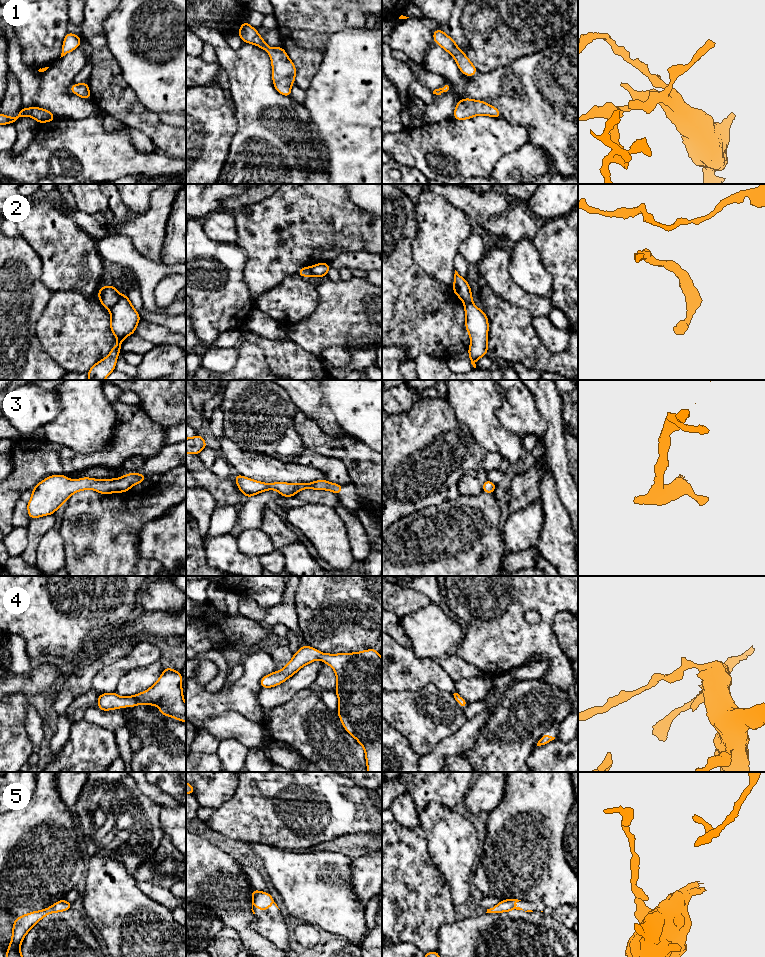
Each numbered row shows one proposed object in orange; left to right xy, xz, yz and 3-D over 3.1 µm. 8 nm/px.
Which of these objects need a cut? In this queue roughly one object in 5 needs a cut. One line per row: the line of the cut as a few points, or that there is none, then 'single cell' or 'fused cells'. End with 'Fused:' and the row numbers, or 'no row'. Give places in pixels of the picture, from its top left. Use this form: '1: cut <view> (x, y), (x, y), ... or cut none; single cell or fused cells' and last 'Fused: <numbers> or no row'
1: cut none; single cell
2: cut none; single cell
3: cut none; single cell
4: cut none; single cell
5: cut none; single cell
Fused: no row

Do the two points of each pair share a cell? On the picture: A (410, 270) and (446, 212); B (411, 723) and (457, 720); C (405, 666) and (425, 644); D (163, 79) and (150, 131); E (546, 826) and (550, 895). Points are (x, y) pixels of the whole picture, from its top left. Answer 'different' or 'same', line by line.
A: different
B: same
C: different
D: different
E: same

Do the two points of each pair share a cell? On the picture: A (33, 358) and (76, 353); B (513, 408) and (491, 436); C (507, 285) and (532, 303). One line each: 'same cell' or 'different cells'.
A: different cells
B: different cells
C: same cell

